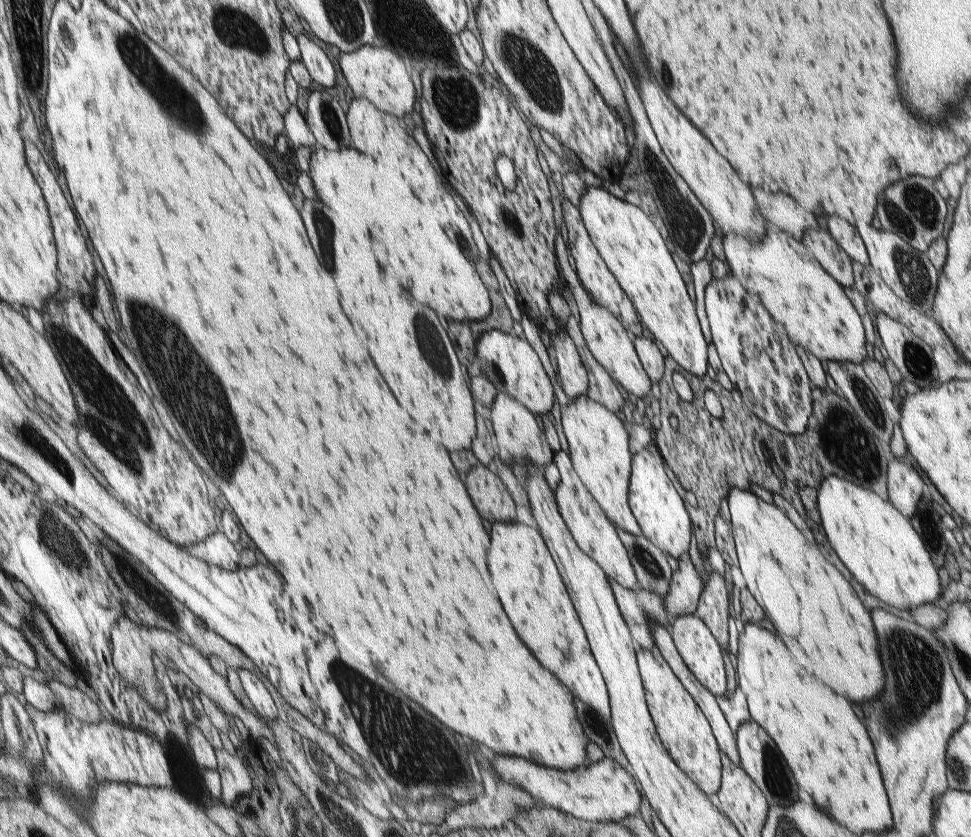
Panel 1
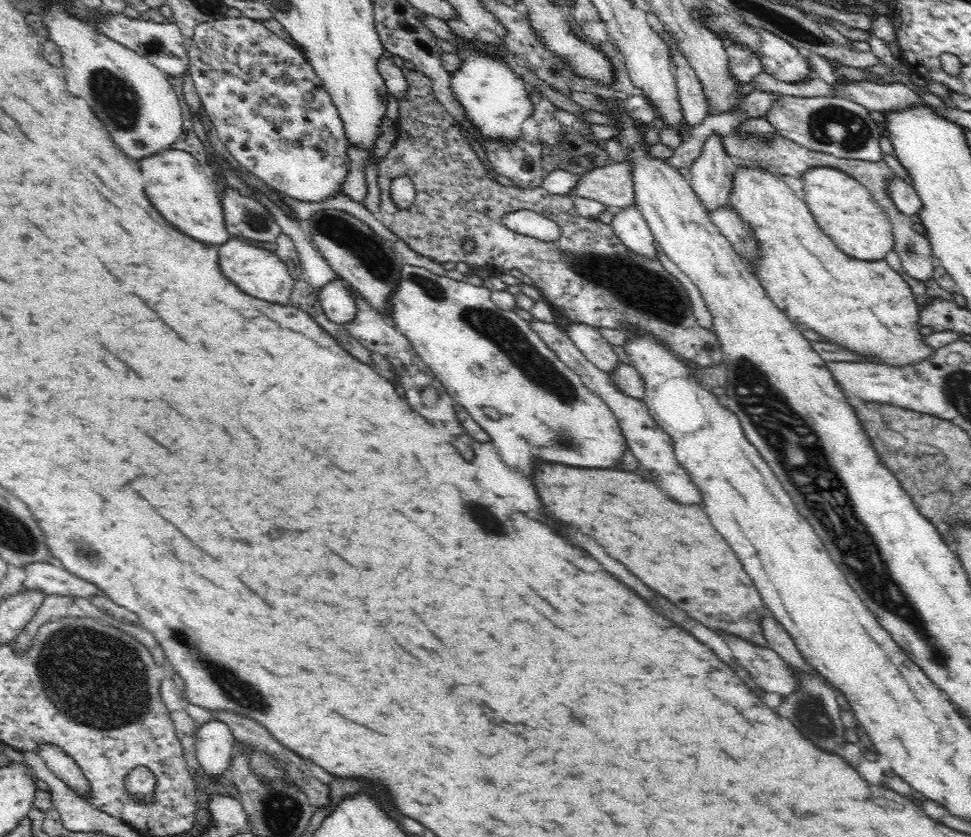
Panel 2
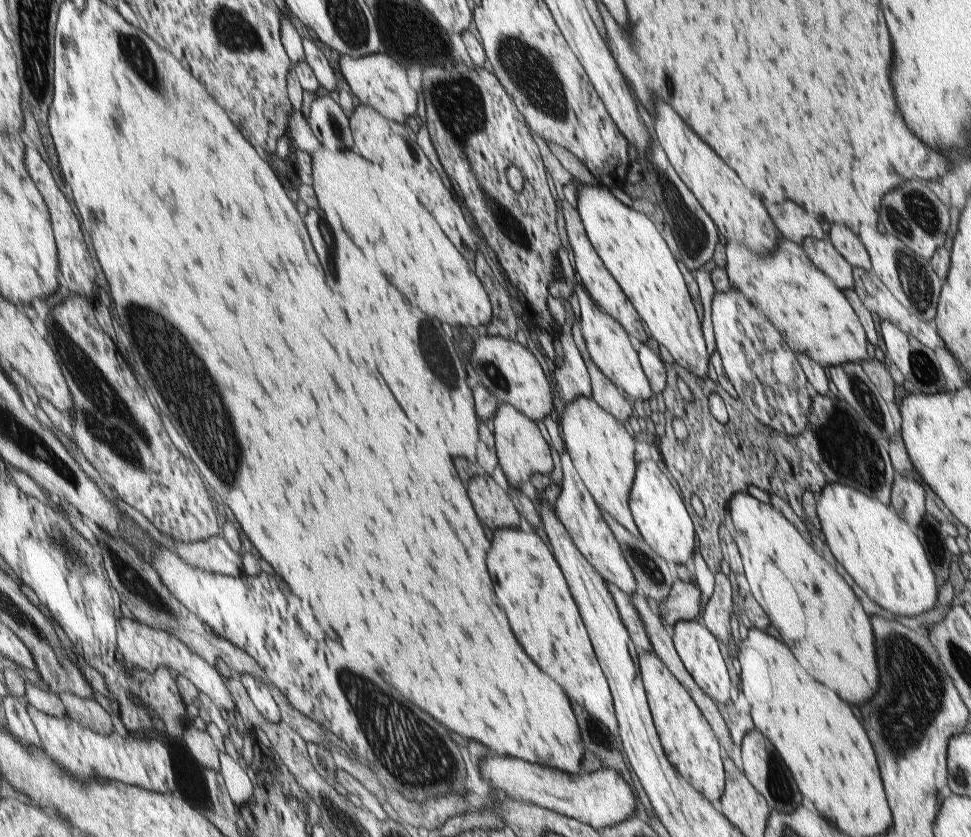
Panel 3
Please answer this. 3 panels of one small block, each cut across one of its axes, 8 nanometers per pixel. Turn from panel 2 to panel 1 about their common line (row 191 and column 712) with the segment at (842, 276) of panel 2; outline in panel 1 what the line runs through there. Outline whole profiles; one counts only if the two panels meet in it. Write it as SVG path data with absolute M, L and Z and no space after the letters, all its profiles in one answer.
M656 645L650 649L640 649L639 665L648 710L668 756L706 796L717 803L722 764L720 764L720 750L710 730L708 719L694 702L694 698L682 686L676 674L672 672L668 662L662 658Z

